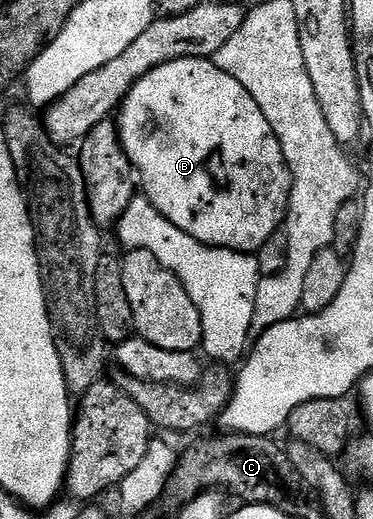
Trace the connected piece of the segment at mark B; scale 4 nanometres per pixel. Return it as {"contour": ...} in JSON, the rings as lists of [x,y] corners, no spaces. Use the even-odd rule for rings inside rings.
{"contour":[[[183,57],[179,60],[168,60],[158,68],[152,69],[145,77],[139,78],[135,86],[125,95],[125,99],[119,105],[119,115],[115,120],[117,130],[121,134],[121,145],[127,154],[129,161],[133,163],[133,171],[136,179],[139,181],[140,191],[145,199],[167,218],[183,234],[191,234],[199,242],[203,242],[212,248],[230,248],[232,252],[244,252],[246,254],[256,254],[261,249],[263,242],[271,238],[285,223],[285,213],[289,210],[289,195],[293,185],[293,175],[287,166],[287,158],[283,158],[283,150],[279,138],[275,138],[275,130],[271,130],[271,122],[263,115],[263,110],[259,110],[259,102],[231,78],[212,59],[203,57]]]}

